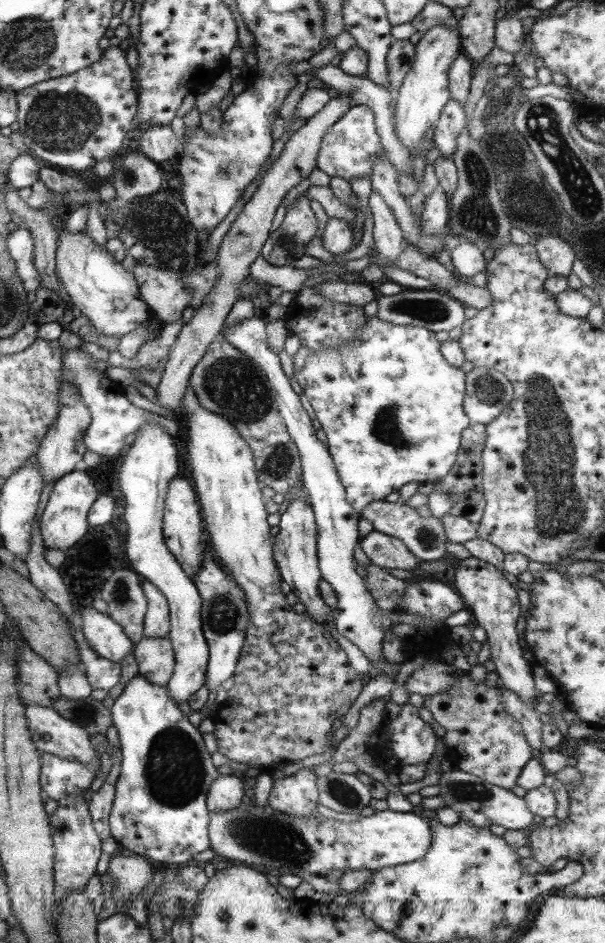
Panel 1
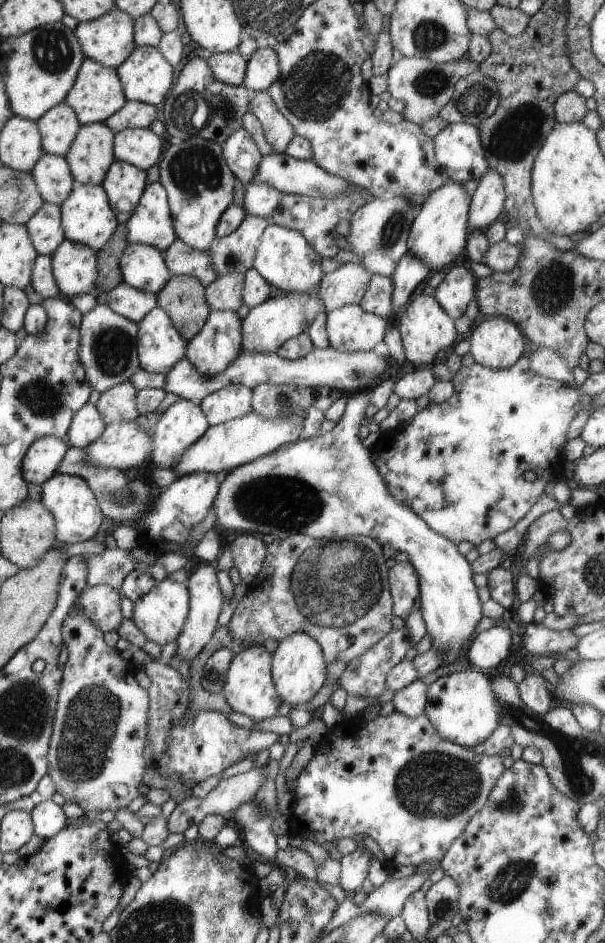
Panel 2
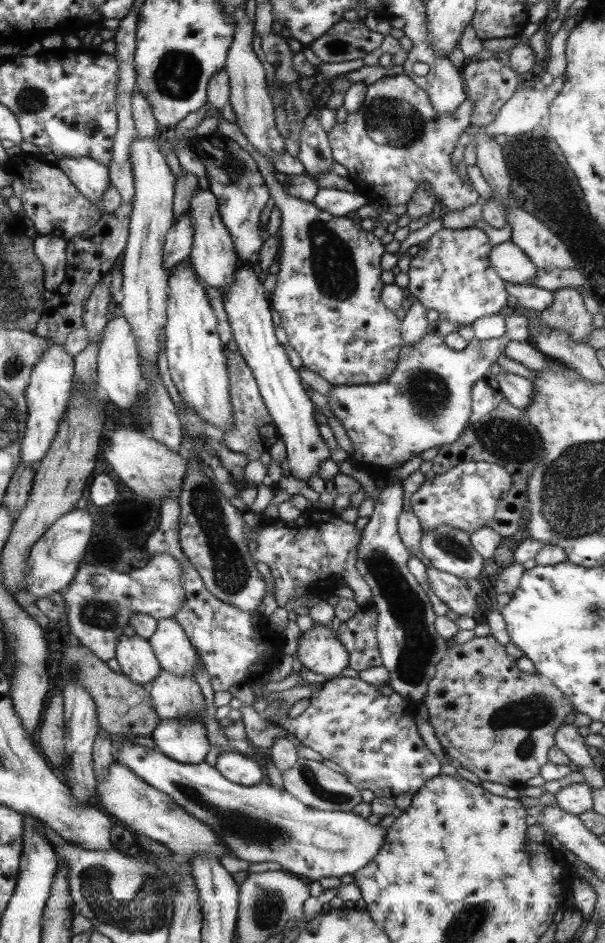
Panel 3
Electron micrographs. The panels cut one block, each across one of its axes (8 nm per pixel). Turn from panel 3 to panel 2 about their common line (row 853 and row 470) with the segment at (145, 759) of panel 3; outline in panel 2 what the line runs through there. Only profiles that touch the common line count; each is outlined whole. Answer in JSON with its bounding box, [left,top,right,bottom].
[213,390,482,667]

